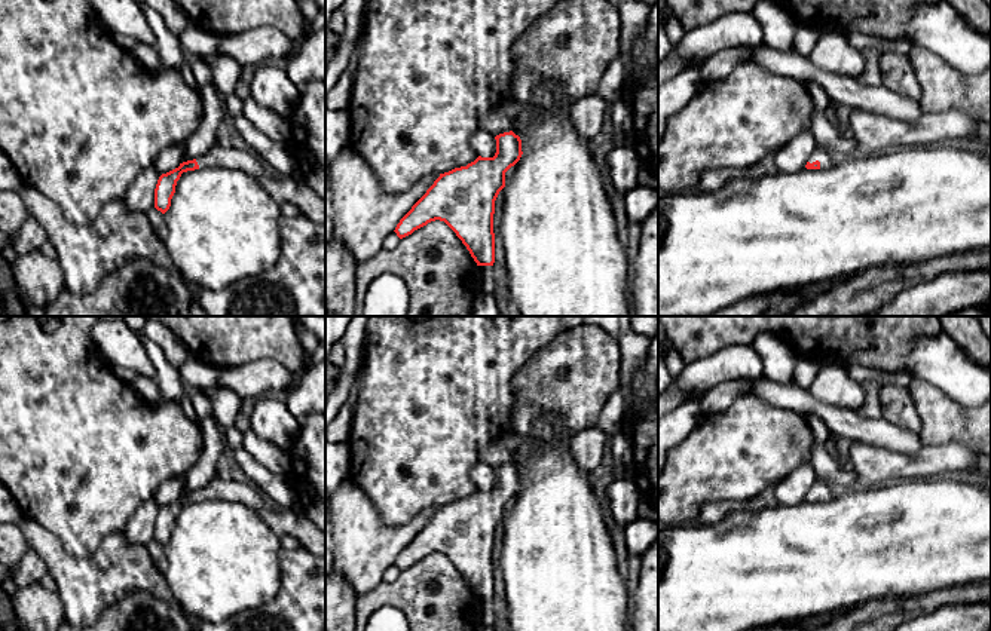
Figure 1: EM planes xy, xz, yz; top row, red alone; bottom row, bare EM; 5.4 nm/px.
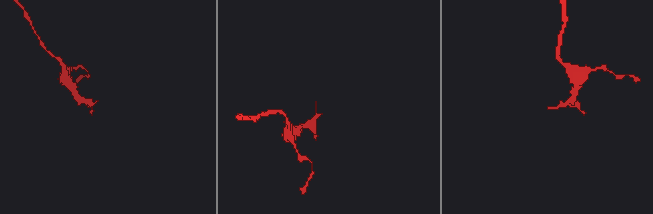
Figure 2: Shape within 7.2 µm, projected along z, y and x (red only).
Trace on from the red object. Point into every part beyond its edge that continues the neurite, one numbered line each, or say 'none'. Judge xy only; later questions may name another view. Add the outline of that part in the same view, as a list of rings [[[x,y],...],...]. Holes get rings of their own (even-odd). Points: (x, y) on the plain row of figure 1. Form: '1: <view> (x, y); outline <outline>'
1: xy (293, 521); outline [[[221,474],[196,491],[199,500],[239,502],[253,511],[281,537],[299,539],[305,549],[325,558],[325,532],[313,526],[300,508],[272,512],[263,503],[261,491],[250,481],[224,478]]]

